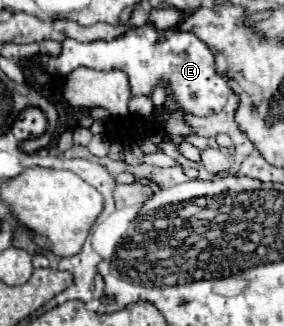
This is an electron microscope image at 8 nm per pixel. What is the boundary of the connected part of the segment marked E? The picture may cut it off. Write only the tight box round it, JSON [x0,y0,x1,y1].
[18,26,232,116]

